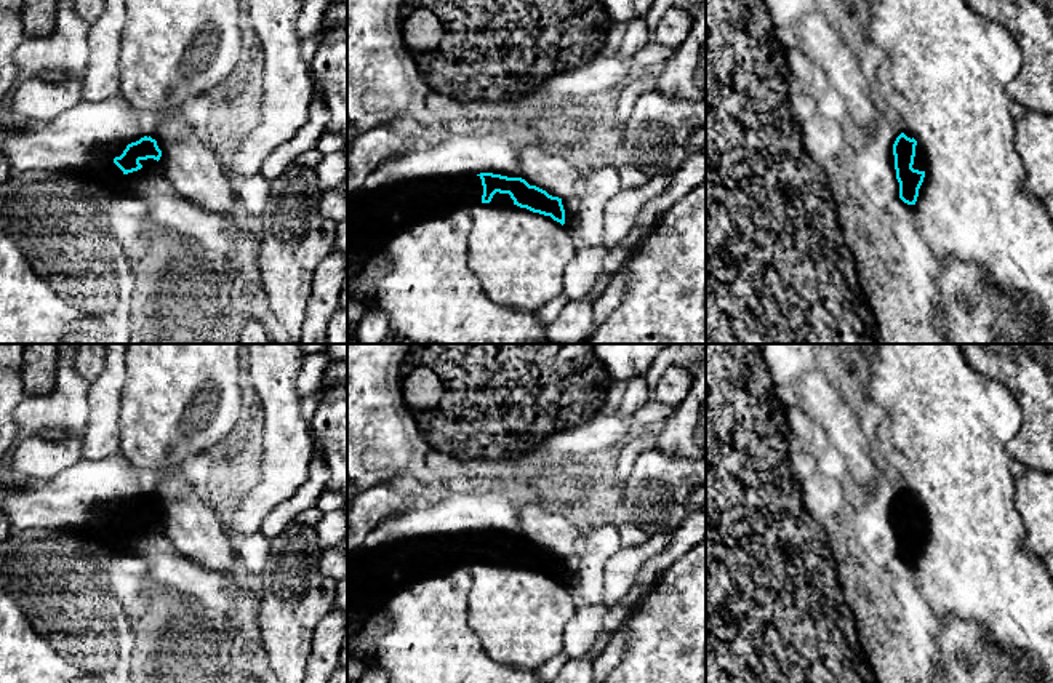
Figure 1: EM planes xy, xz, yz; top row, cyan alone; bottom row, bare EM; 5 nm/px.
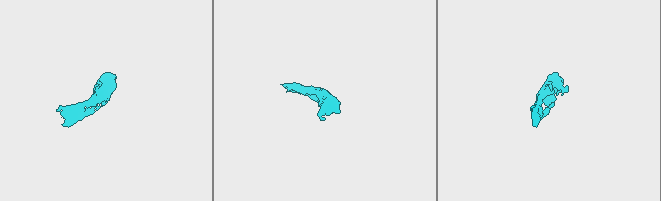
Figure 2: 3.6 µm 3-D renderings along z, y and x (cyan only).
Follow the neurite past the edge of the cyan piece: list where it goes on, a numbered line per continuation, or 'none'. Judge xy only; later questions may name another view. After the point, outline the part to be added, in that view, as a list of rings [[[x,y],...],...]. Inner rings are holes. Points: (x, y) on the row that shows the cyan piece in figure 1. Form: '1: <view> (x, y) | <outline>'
1: xy (108, 176) | [[[114,158],[101,162],[98,168],[77,171],[70,176],[50,176],[56,178],[66,186],[78,187],[99,187],[109,194],[120,194],[123,190],[123,171],[114,163]]]

